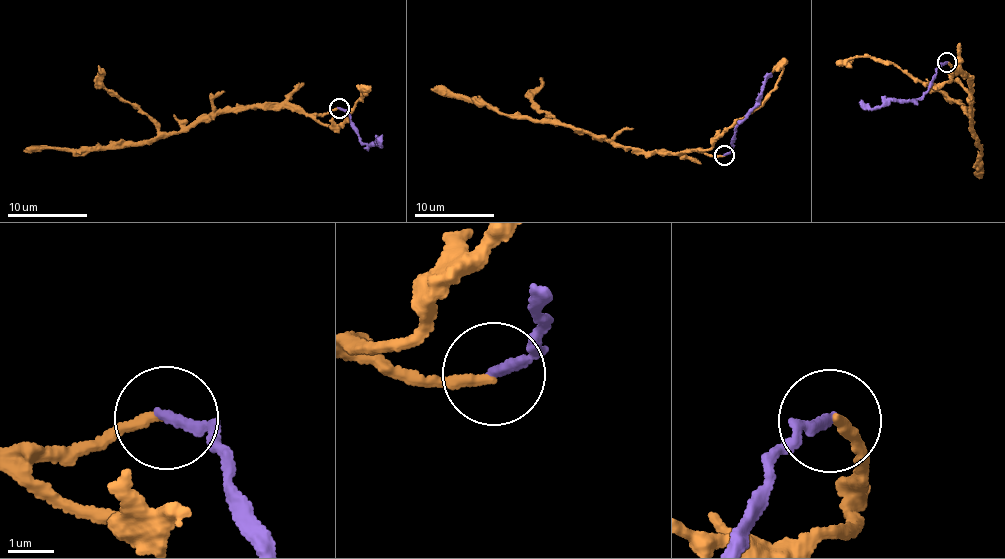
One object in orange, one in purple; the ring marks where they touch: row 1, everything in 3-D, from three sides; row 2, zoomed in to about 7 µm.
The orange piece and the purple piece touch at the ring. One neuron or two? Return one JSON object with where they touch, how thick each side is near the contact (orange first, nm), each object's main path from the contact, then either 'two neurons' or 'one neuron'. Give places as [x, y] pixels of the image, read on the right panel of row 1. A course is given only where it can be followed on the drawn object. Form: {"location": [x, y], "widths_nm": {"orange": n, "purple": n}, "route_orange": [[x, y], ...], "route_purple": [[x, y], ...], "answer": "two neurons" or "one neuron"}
{"location": [947, 62], "widths_nm": {"orange": 200, "purple": 240}, "route_orange": [[947, 63], [954, 75], [962, 73], [972, 80], [971, 122], [983, 152], [979, 155], [981, 177]], "route_purple": [[947, 63], [936, 70], [936, 78], [926, 93], [911, 99], [891, 100], [874, 108], [866, 109], [858, 102]], "answer": "two neurons"}

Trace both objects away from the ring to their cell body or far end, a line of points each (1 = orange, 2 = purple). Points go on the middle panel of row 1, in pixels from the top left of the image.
1: (724, 155), (637, 153), (570, 126), (501, 115), (490, 107), (430, 89)
2: (724, 155), (733, 146), (729, 144), (733, 132), (756, 102), (763, 77), (771, 72)

